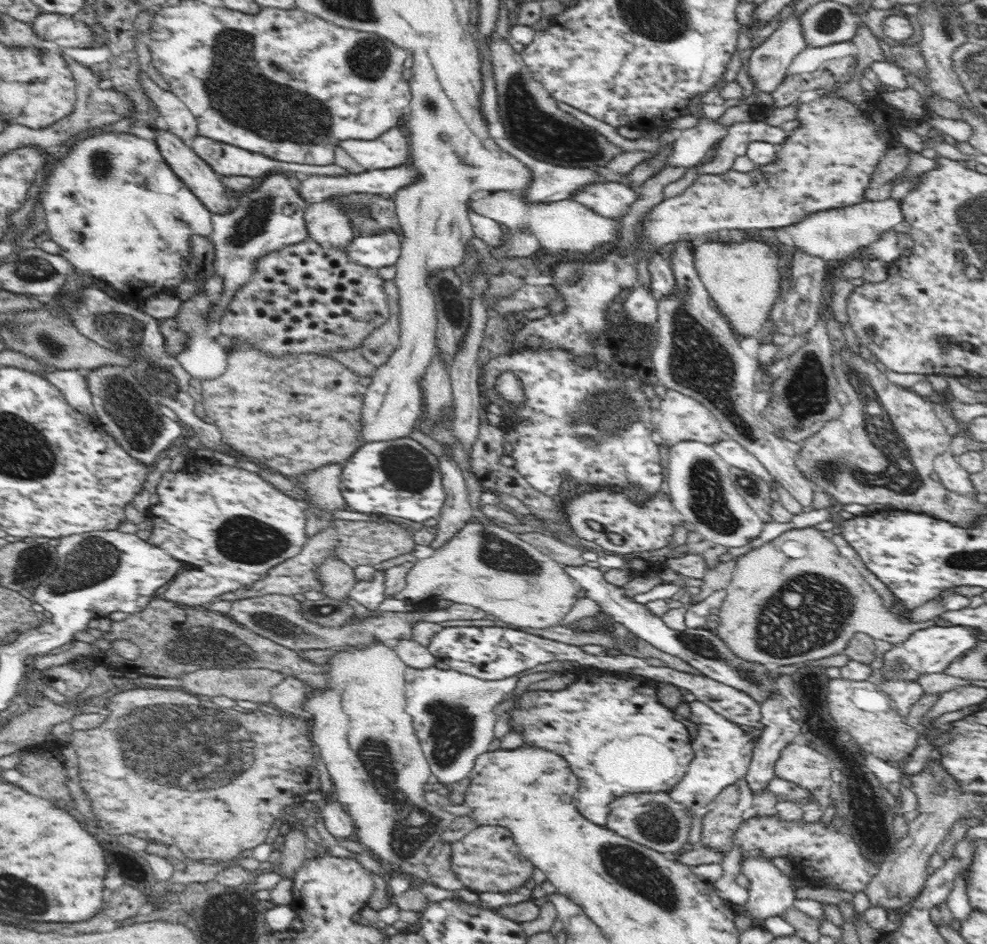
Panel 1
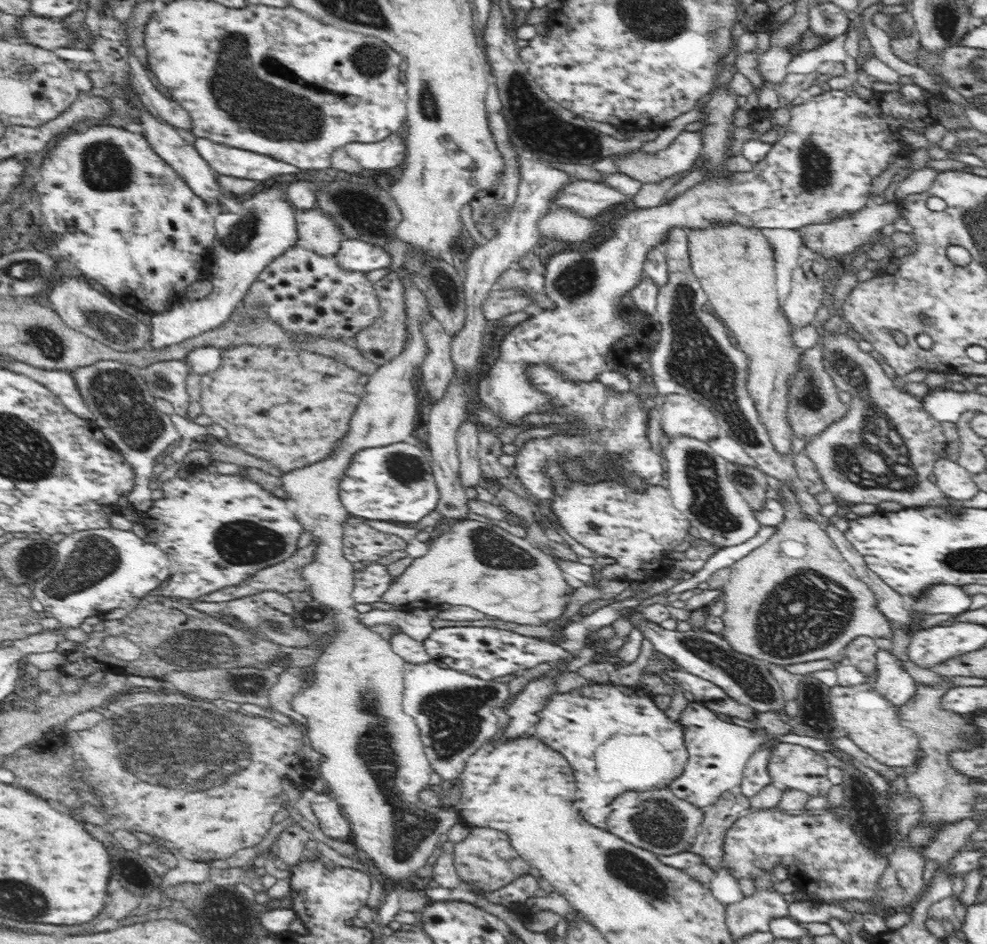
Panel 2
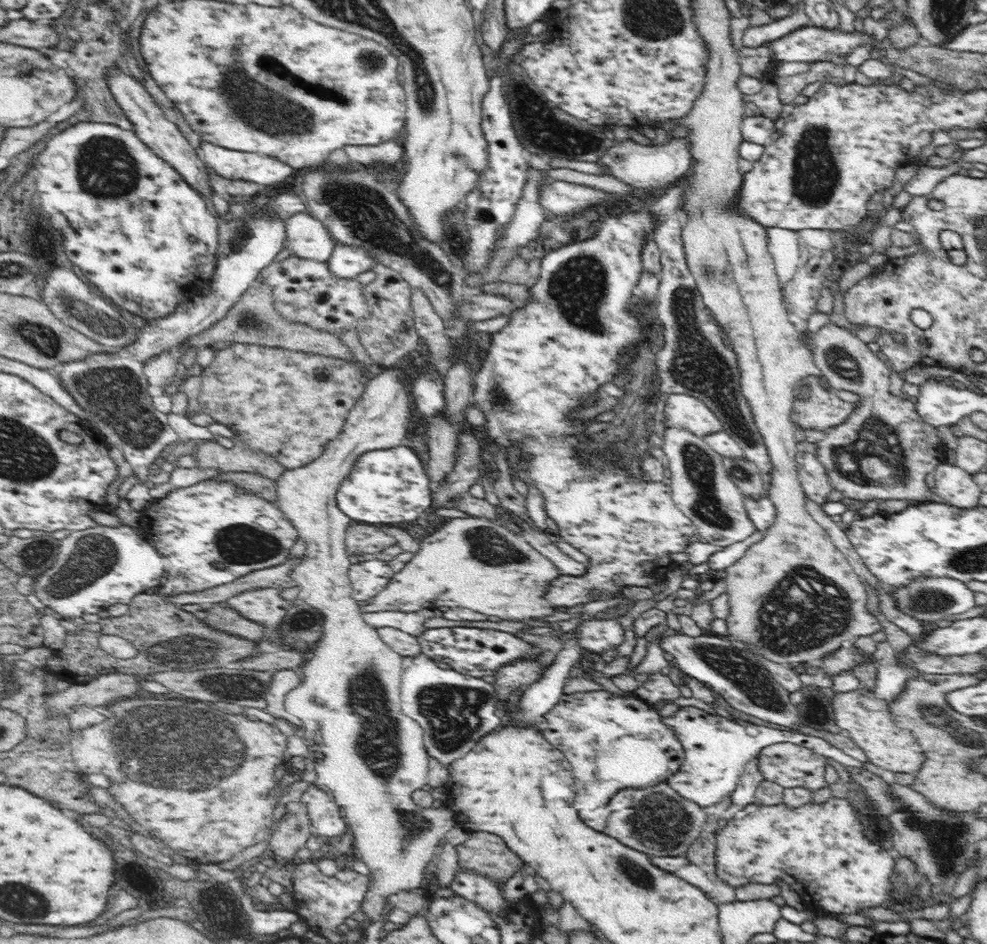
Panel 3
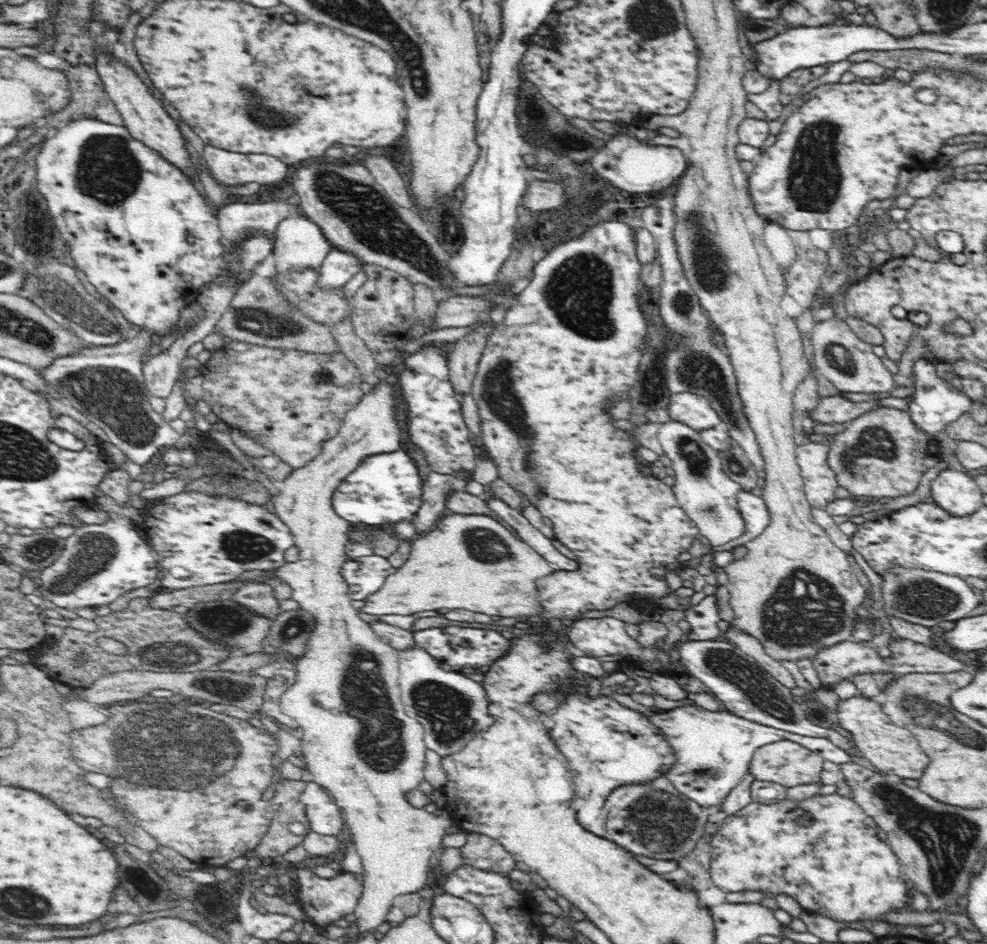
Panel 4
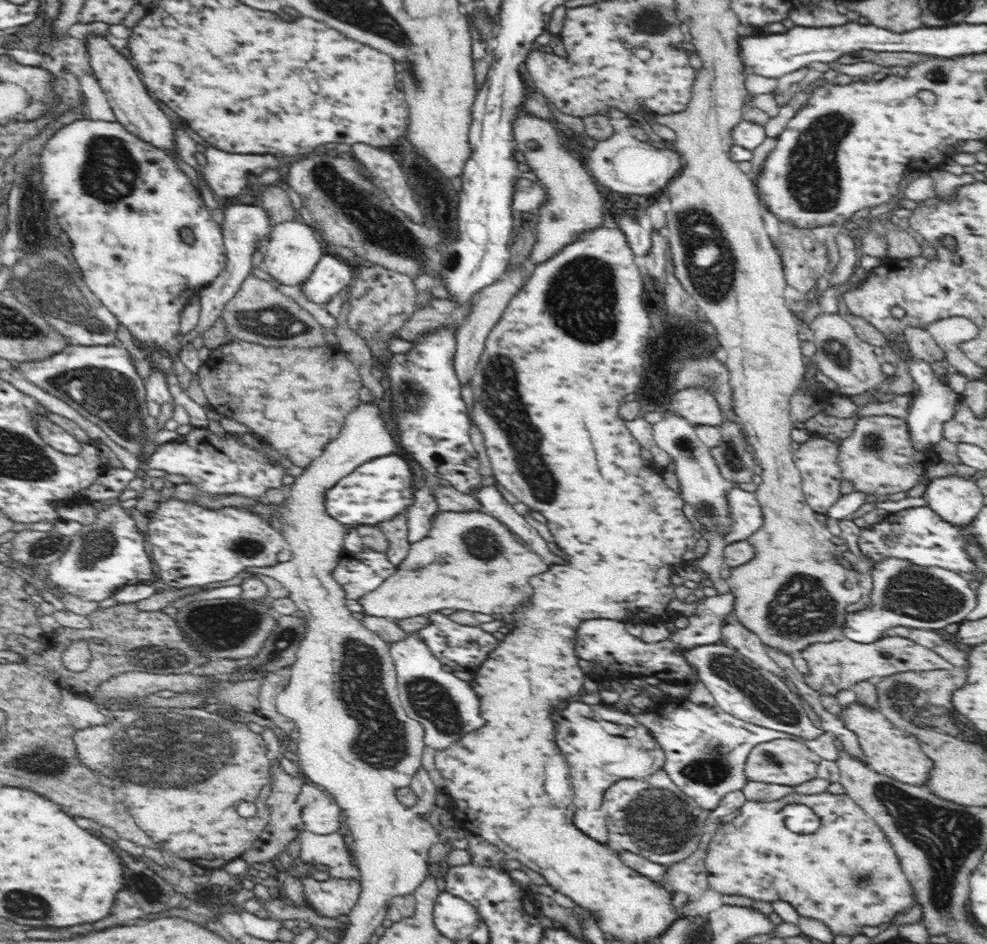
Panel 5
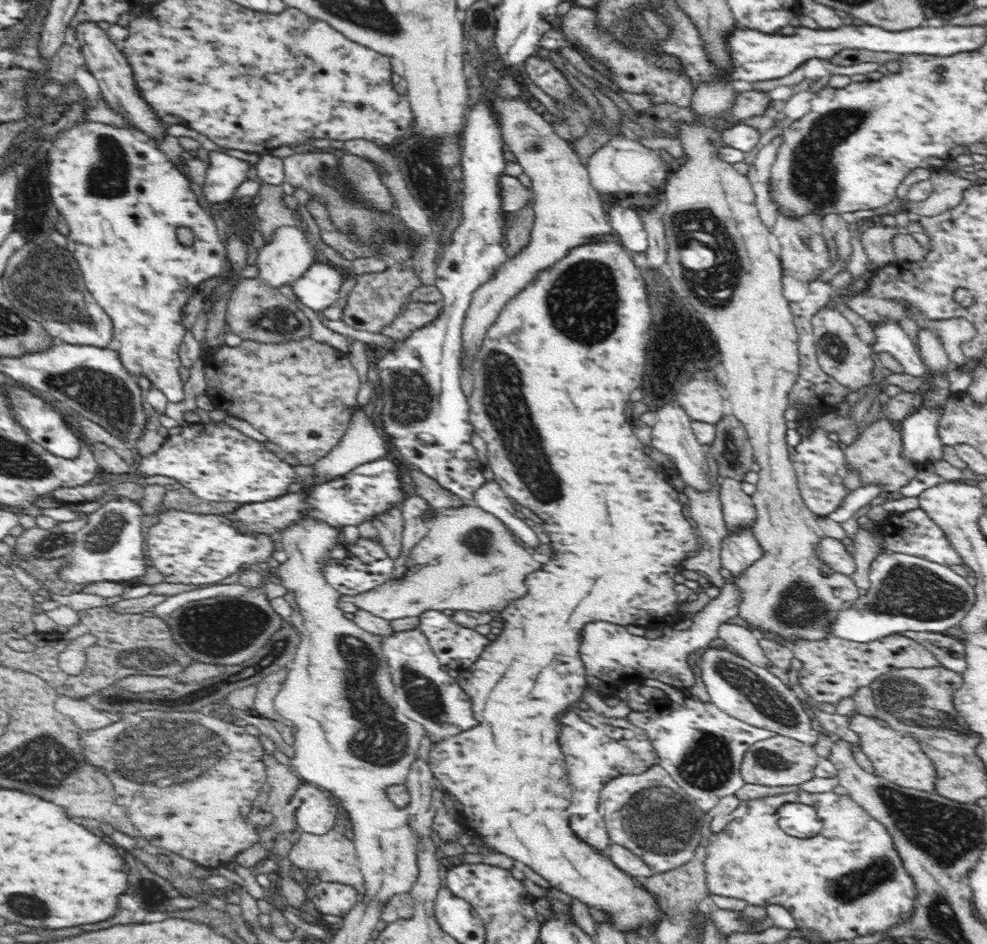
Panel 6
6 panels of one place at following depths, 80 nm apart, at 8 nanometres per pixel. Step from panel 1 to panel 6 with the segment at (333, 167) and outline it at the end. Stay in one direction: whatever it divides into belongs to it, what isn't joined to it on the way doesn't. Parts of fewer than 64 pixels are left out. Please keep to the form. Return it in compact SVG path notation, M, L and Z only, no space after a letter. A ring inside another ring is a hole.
M210 152L210 166L202 188L206 201L216 204L234 198L236 189L247 180L250 166L250 162L224 152Z

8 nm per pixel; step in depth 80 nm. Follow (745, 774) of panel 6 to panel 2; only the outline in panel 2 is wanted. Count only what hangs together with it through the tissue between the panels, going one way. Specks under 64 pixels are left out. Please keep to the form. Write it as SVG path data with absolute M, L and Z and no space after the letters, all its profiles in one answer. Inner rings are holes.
M780 743L774 746L768 766L771 782L788 789L802 790L810 796L827 796L833 786L828 779L828 762L816 751L790 743Z

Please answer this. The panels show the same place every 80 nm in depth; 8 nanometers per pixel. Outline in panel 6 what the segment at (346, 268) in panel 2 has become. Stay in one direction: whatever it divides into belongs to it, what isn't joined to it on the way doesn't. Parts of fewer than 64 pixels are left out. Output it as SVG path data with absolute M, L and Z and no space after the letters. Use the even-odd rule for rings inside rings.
M315 262L309 270L294 282L292 289L300 306L315 311L336 304L338 292L350 273L336 268L332 263Z

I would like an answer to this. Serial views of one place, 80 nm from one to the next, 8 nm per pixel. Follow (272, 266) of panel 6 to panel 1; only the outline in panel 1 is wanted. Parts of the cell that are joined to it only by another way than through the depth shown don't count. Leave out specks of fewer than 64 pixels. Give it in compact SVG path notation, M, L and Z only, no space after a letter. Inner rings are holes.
M329 200L309 204L305 213L308 239L324 247L346 247L356 238L352 221L341 204Z

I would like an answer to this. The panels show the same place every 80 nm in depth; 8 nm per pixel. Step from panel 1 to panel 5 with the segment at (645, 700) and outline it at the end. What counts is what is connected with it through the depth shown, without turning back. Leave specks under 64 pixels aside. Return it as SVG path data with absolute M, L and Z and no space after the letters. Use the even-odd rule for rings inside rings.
M580 698L573 699L566 708L560 707L554 716L556 724L556 742L570 766L570 782L574 786L574 822L580 831L588 837L600 839L600 843L607 844L605 836L608 832L605 812L601 810L604 792L618 780L624 778L646 778L658 770L662 770L666 763L666 754L660 748L658 741L650 736L646 726L640 724L632 713L614 709L612 705L600 702L598 704L584 704ZM612 722L618 726L632 726L634 736L616 736L610 734L604 724Z

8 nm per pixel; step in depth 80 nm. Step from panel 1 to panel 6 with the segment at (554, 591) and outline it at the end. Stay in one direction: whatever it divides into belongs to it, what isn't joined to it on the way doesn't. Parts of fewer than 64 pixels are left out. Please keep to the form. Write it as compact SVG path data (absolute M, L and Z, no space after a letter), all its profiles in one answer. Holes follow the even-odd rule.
M469 503L460 508L442 508L434 510L430 520L429 530L414 545L406 559L406 574L397 579L373 588L358 596L340 596L338 602L350 601L356 608L367 610L374 616L392 621L398 618L420 617L424 612L434 610L464 610L472 614L484 614L496 610L504 610L512 600L518 600L518 596L526 596L526 584L524 578L536 570L542 568L540 562L536 562L530 554L514 554L514 535L506 530L506 525L490 512Z

